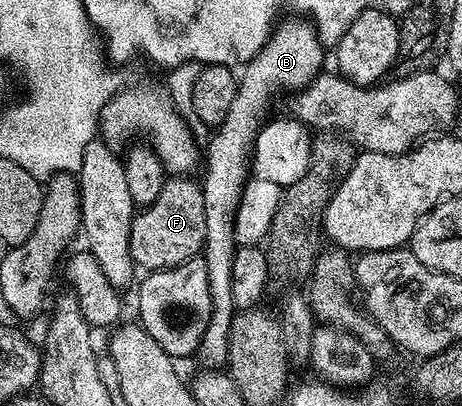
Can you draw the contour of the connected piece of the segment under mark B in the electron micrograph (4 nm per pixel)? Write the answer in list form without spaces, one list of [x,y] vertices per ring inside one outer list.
[[[292,20],[296,22],[277,21],[268,43],[264,45],[243,67],[236,83],[236,95],[234,104],[230,104],[230,112],[226,115],[226,120],[222,120],[220,126],[215,127],[212,139],[208,142],[208,163],[204,166],[204,178],[202,185],[204,188],[204,203],[206,204],[206,240],[202,257],[206,264],[206,272],[210,276],[210,300],[212,301],[212,315],[210,324],[206,328],[206,336],[202,336],[202,344],[198,351],[198,358],[201,358],[203,365],[208,368],[220,368],[228,360],[228,337],[230,336],[230,324],[232,316],[236,313],[234,304],[234,292],[230,284],[230,268],[234,268],[234,256],[238,249],[236,237],[234,236],[234,220],[236,219],[236,209],[240,203],[240,197],[244,191],[244,183],[250,177],[250,163],[252,161],[252,147],[256,144],[256,137],[260,135],[260,129],[264,126],[269,117],[268,109],[272,106],[272,97],[279,90],[292,90],[299,92],[308,86],[316,78],[316,75],[325,69],[324,54],[325,47],[320,45],[320,38],[316,35],[316,27],[304,20]]]

